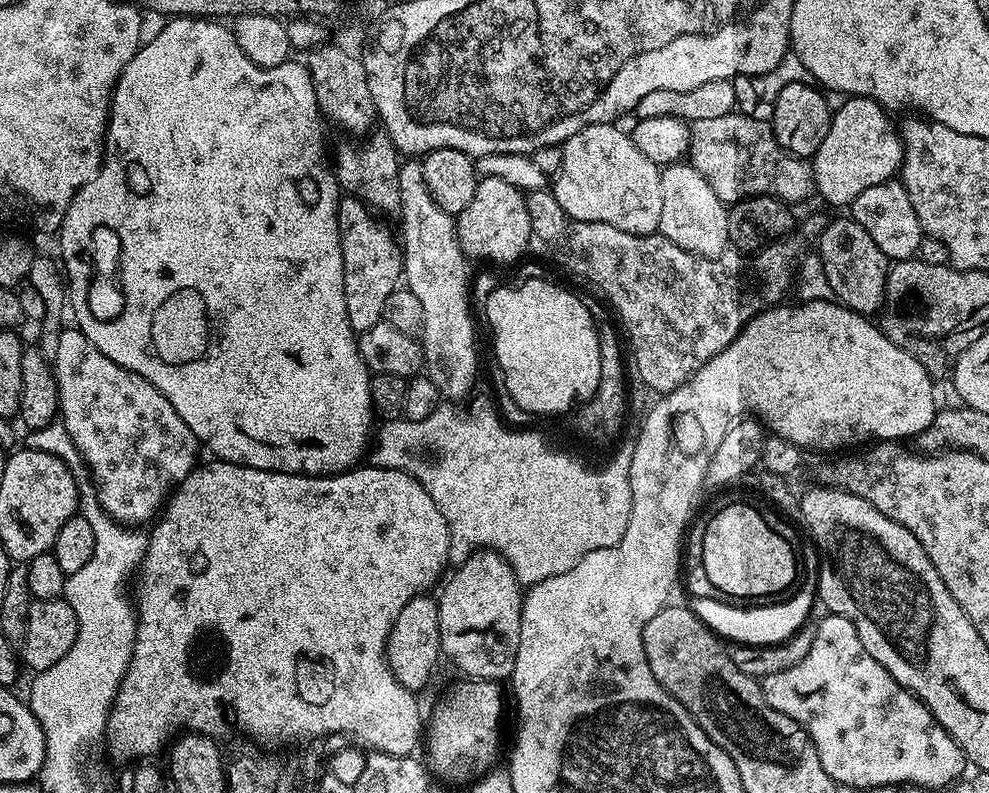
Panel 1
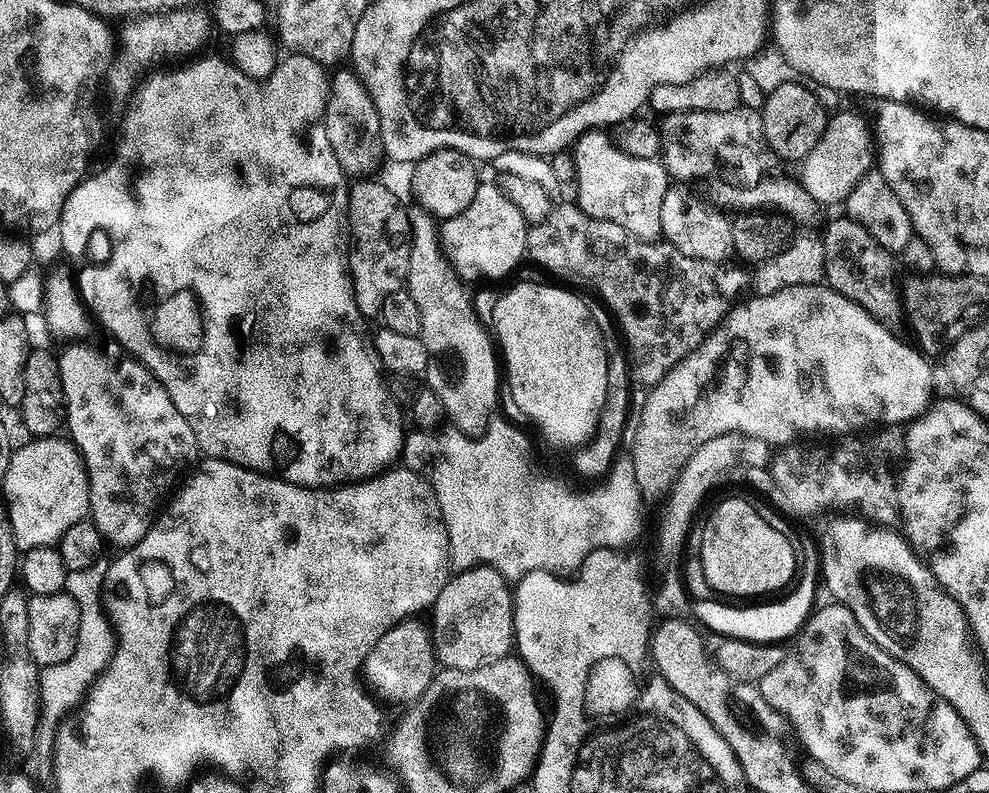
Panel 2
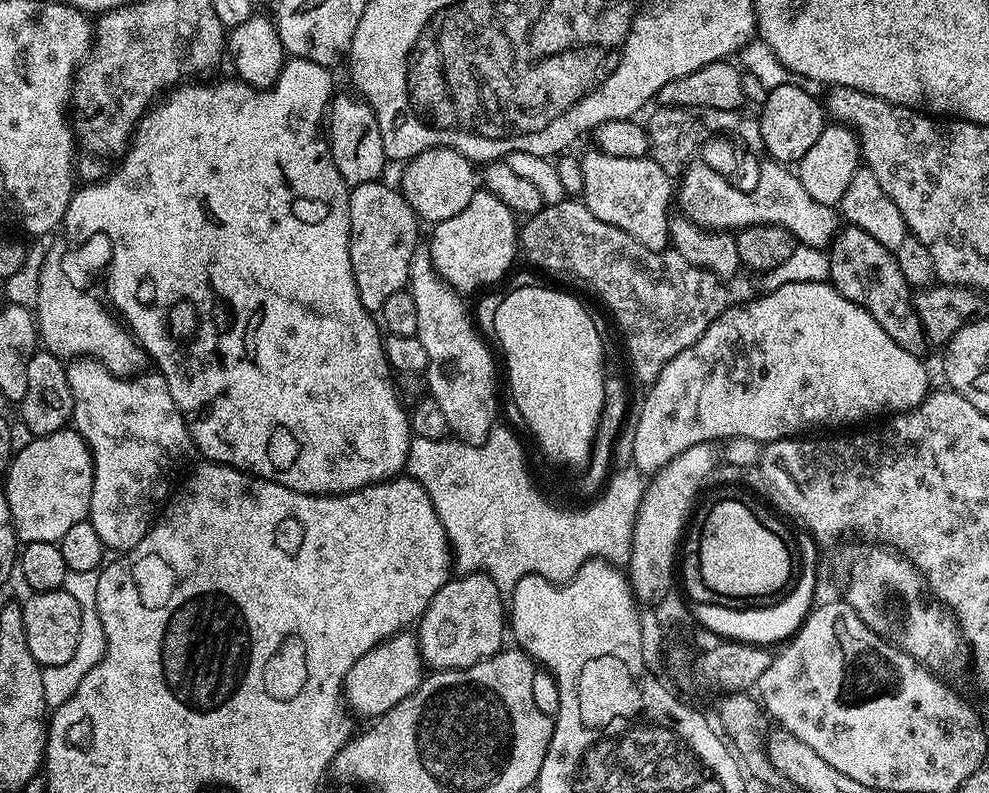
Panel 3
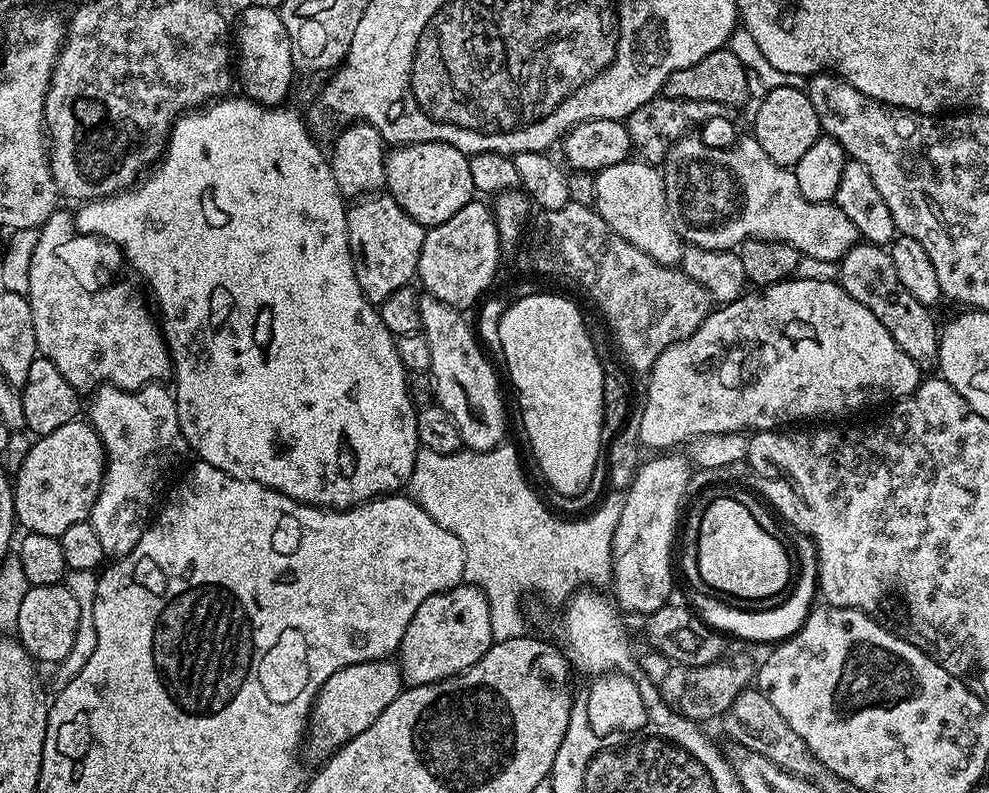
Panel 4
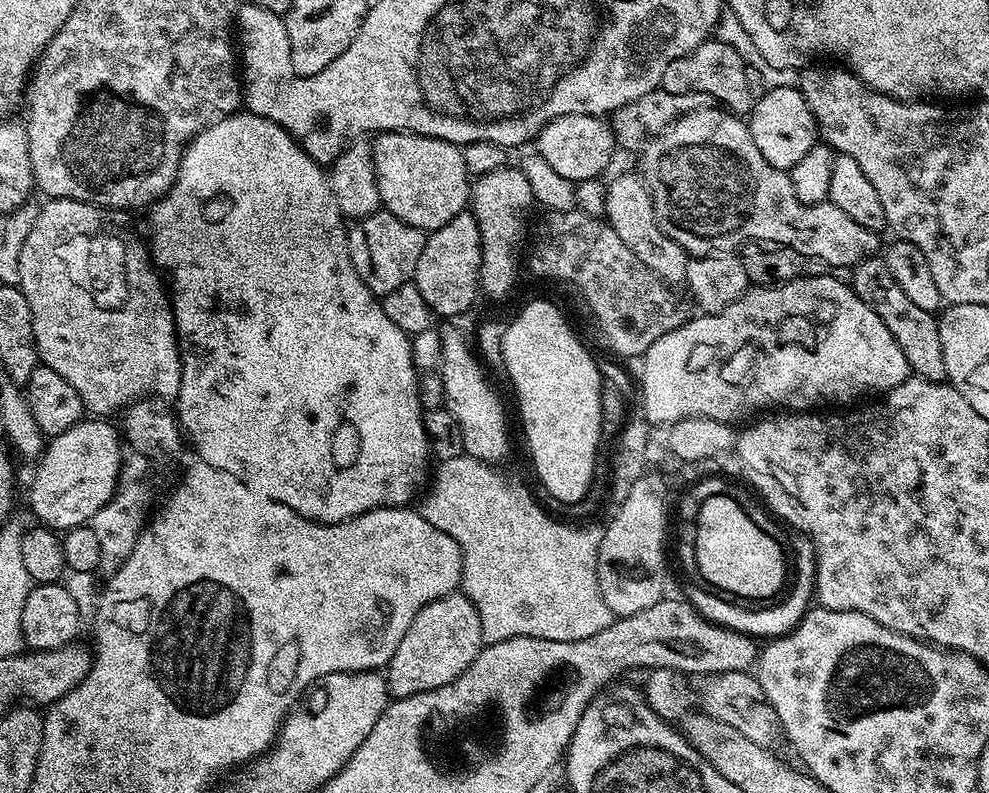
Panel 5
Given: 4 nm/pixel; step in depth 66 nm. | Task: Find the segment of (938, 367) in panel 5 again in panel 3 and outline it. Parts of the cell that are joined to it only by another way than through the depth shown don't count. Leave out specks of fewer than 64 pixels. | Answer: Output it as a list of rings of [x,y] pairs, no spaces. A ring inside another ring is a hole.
[[[844,226],[832,237],[827,254],[830,258],[830,283],[838,290],[838,294],[842,294],[850,302],[857,304],[859,308],[867,310],[874,318],[874,322],[878,322],[878,326],[882,326],[882,330],[886,330],[886,334],[890,334],[890,338],[894,338],[894,342],[902,346],[902,350],[923,357],[924,347],[929,347],[930,341],[925,333],[924,323],[920,321],[919,311],[914,310],[913,289],[906,282],[906,278],[902,278],[902,270],[898,270],[895,251],[882,246],[882,242],[877,242],[875,238],[870,238],[866,230]]]

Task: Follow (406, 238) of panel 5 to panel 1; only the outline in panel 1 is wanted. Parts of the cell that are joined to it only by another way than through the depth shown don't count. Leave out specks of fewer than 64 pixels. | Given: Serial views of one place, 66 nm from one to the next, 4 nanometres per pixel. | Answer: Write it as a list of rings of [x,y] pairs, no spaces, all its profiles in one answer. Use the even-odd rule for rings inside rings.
[[[345,195],[338,210],[338,230],[342,242],[342,282],[346,290],[346,314],[357,334],[370,330],[384,318],[386,298],[401,287],[404,253],[395,235],[379,224],[377,213],[356,196]]]

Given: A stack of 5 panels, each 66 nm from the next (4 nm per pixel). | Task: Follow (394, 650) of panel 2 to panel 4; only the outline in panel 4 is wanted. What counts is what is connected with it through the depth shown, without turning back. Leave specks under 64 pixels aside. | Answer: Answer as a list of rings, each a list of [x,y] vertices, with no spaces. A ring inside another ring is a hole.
[[[391,659],[371,660],[354,666],[346,666],[321,686],[319,695],[316,696],[316,703],[312,706],[310,723],[306,729],[307,739],[323,754],[331,754],[348,740],[354,739],[366,726],[398,698],[402,690],[400,678],[400,665]]]

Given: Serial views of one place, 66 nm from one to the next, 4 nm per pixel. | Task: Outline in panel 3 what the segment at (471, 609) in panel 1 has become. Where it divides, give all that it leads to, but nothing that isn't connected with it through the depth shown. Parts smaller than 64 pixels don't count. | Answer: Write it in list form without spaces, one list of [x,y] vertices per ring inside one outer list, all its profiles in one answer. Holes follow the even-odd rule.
[[[469,572],[467,574],[457,575],[455,578],[450,578],[447,582],[440,587],[438,594],[434,594],[434,598],[430,602],[430,606],[424,611],[423,616],[418,621],[418,641],[420,643],[420,658],[424,661],[425,665],[432,670],[451,670],[453,668],[469,668],[474,666],[480,660],[485,660],[487,656],[492,656],[494,653],[501,651],[502,645],[505,643],[504,640],[504,612],[506,616],[506,604],[500,601],[502,596],[502,589],[496,585],[491,578],[484,572]]]

